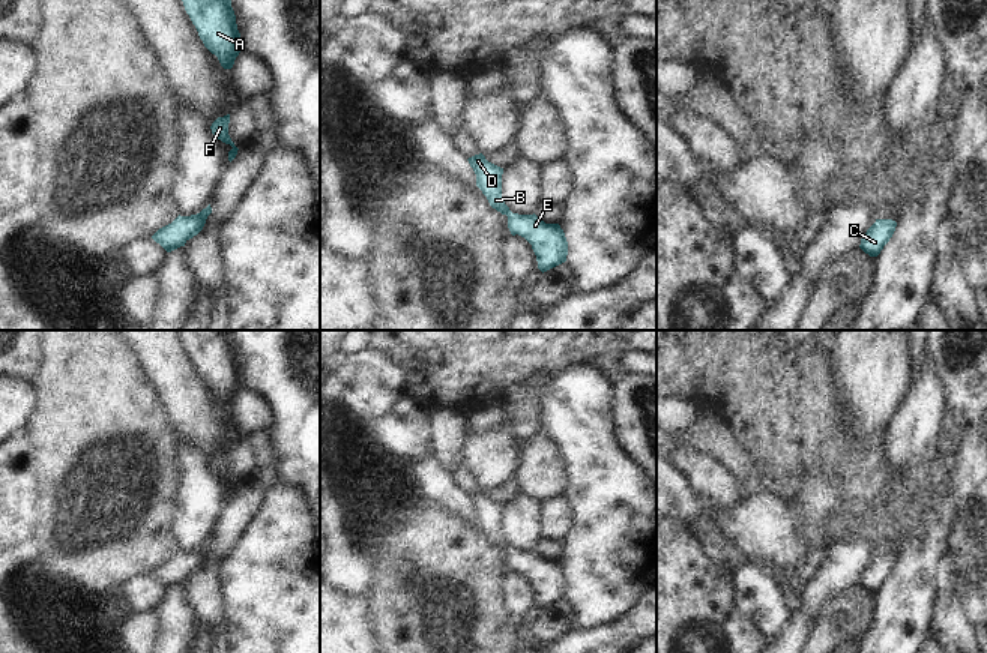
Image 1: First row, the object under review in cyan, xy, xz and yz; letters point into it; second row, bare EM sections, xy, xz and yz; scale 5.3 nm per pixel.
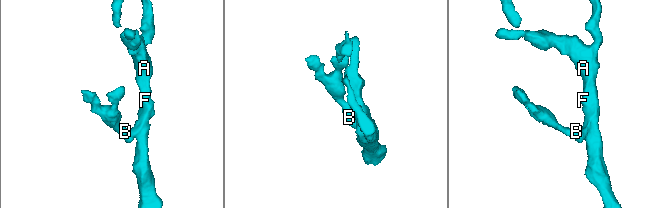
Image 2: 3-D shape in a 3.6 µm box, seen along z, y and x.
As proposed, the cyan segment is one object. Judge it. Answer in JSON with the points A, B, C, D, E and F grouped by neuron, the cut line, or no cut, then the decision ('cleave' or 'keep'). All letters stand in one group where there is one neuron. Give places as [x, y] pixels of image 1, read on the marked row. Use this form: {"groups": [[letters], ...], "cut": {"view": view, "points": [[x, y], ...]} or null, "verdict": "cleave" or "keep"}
{"groups": [["A", "B", "C", "D", "E", "F"]], "cut": null, "verdict": "keep"}

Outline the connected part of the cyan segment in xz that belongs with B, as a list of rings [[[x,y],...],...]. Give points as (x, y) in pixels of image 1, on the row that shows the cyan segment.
[[[482,153],[467,159],[476,174],[476,186],[490,206],[508,216],[512,236],[524,237],[536,255],[538,269],[544,273],[566,261],[568,242],[559,224],[545,224],[533,215],[512,213],[502,197],[503,168],[488,162]]]

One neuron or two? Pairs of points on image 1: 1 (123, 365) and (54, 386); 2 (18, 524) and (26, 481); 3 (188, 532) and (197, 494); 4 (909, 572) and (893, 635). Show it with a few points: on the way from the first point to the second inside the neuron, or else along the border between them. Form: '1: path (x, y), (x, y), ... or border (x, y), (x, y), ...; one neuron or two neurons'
1: path (107, 382), (102, 386), (71, 386); one neuron
2: path (18, 514), (18, 491); one neuron
3: path (196, 523), (197, 503); one neuron
4: path (908, 587), (900, 620); one neuron

